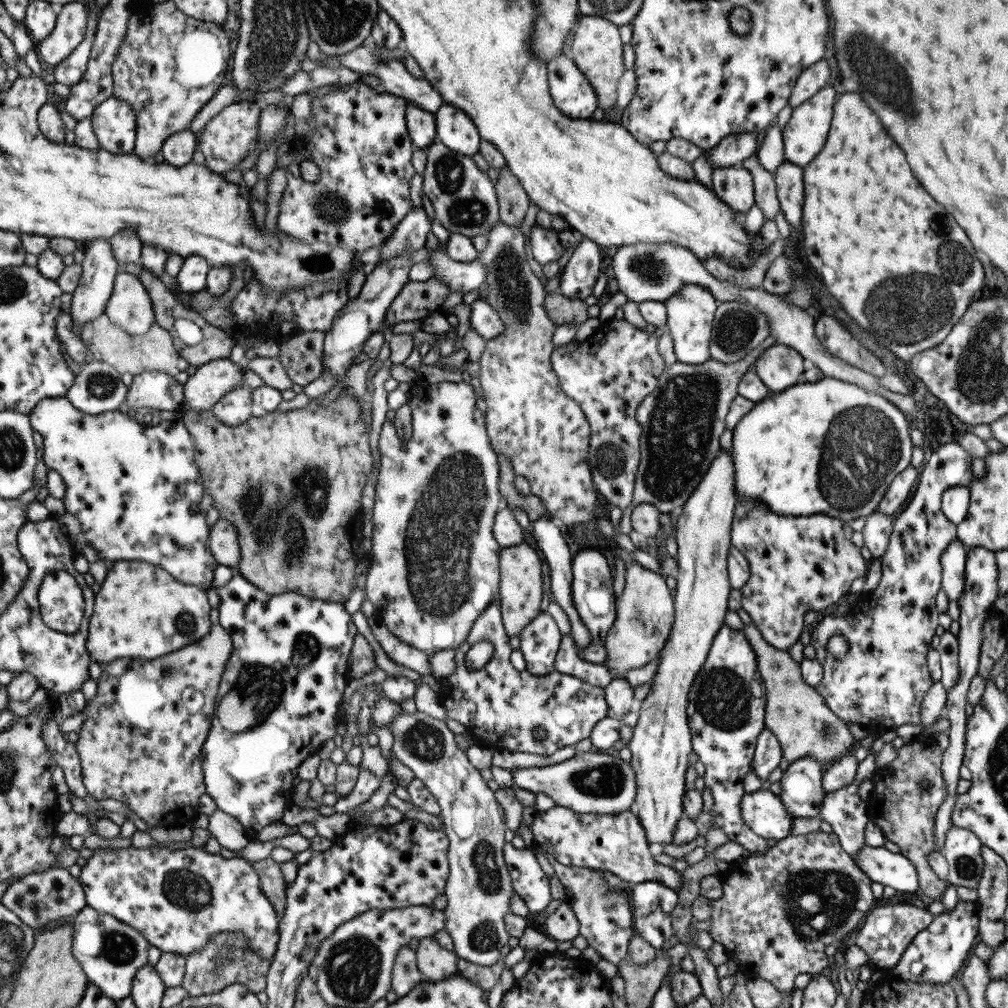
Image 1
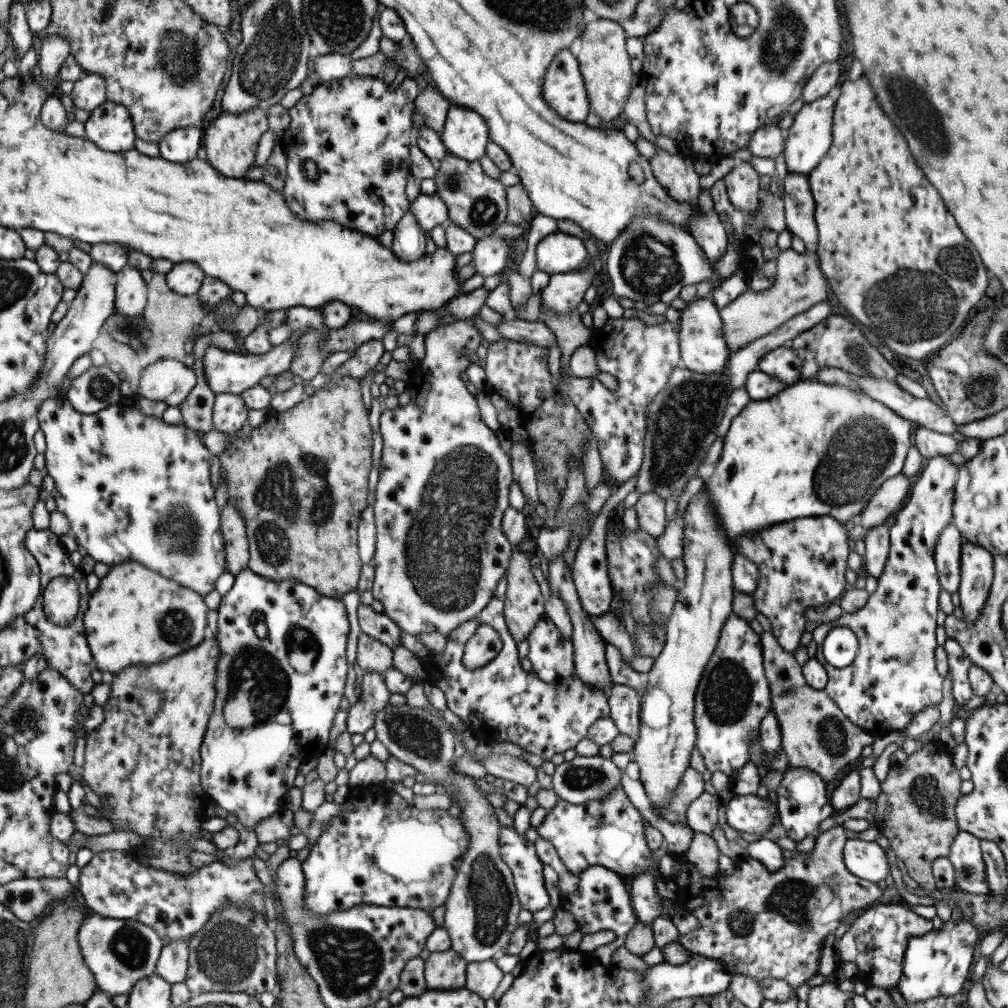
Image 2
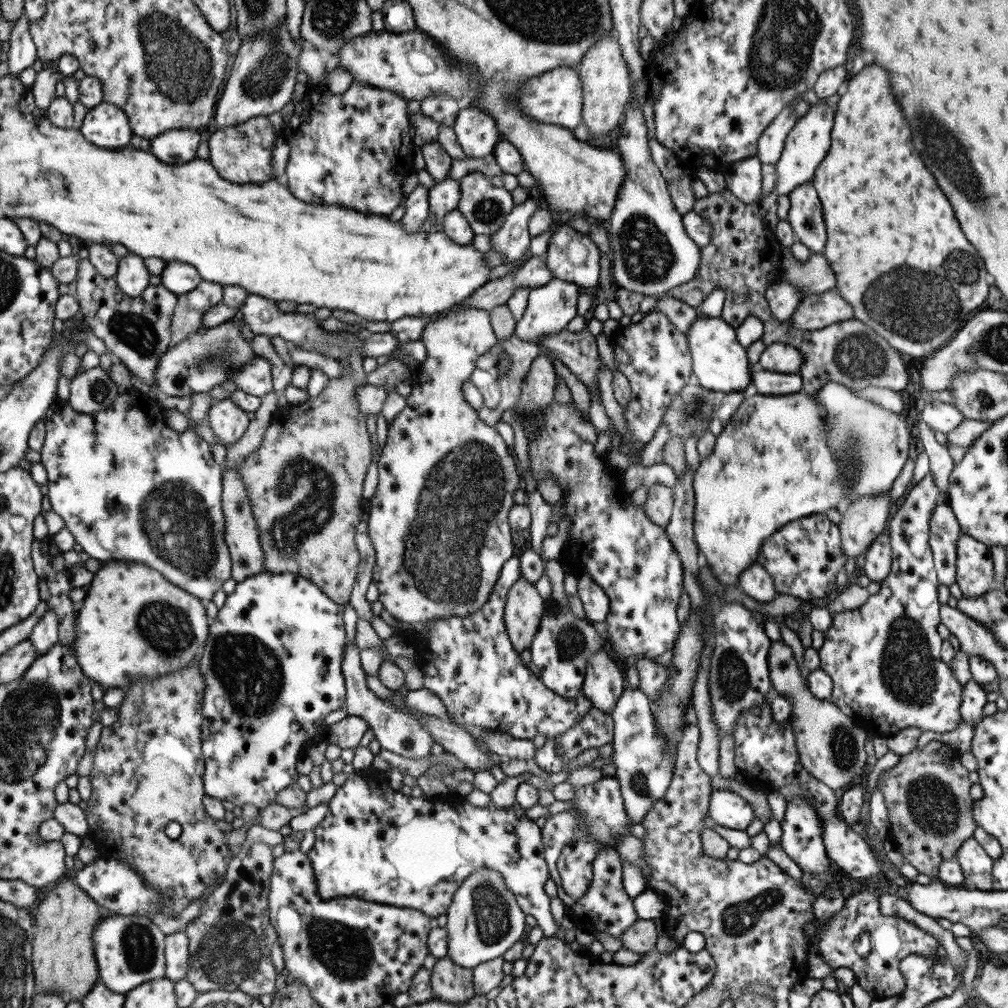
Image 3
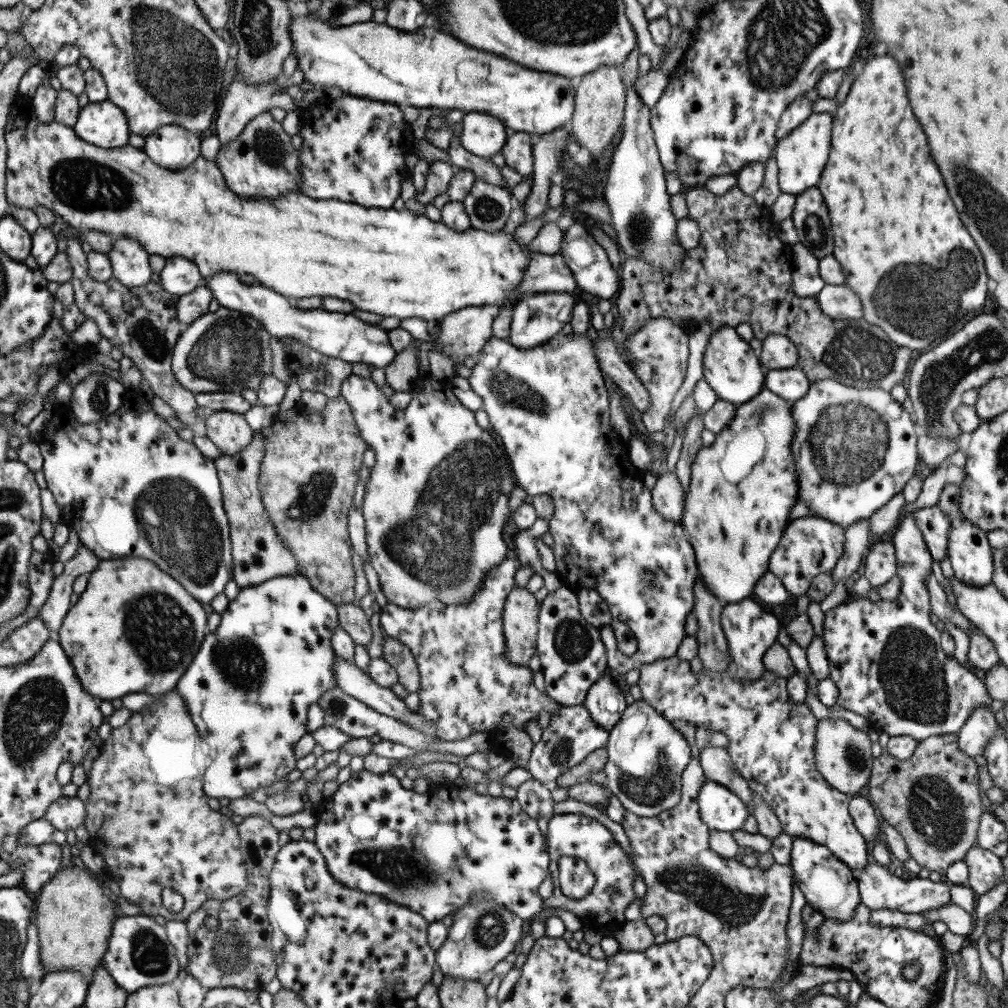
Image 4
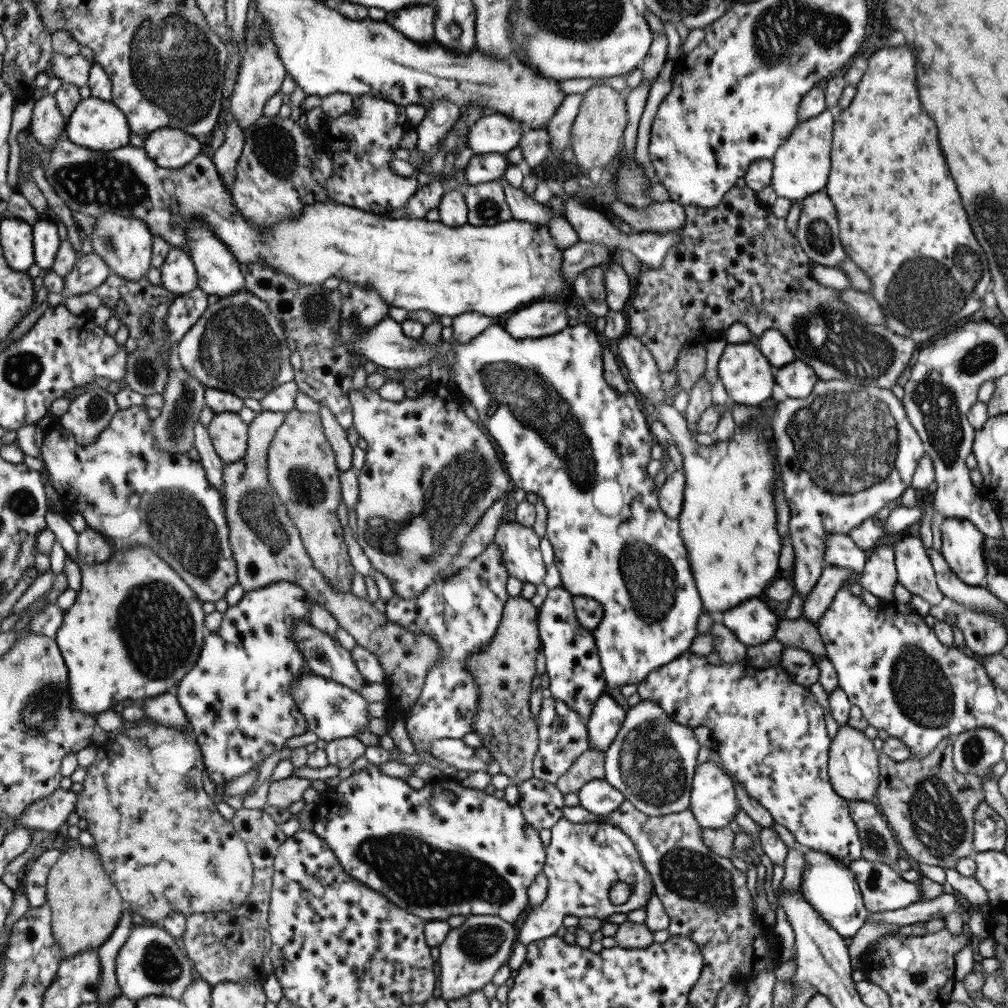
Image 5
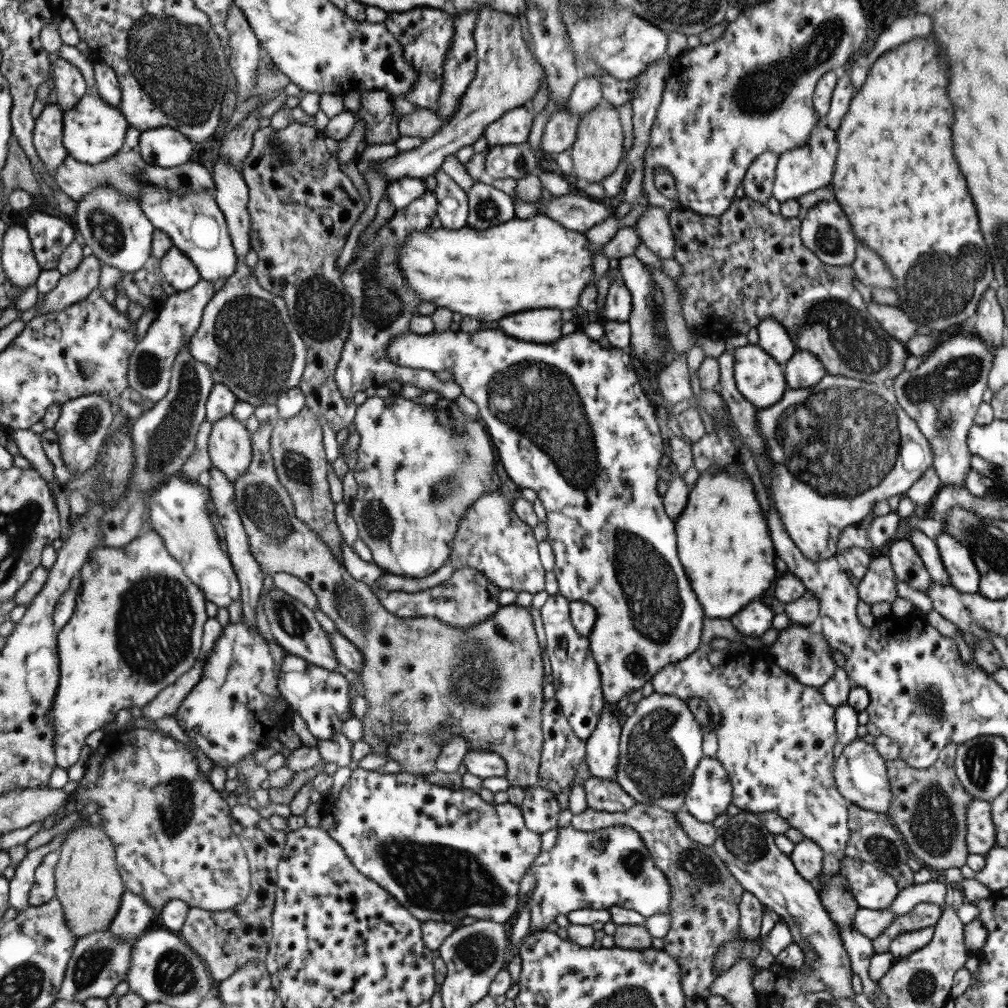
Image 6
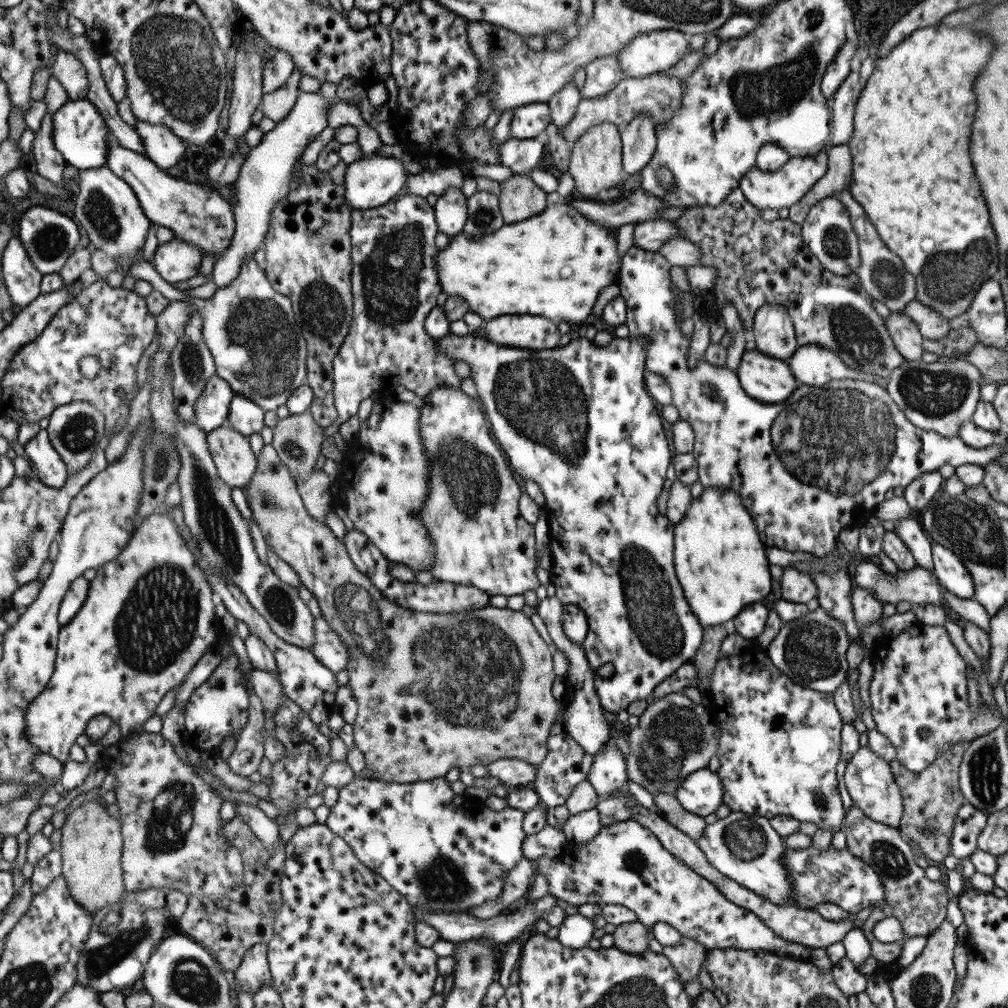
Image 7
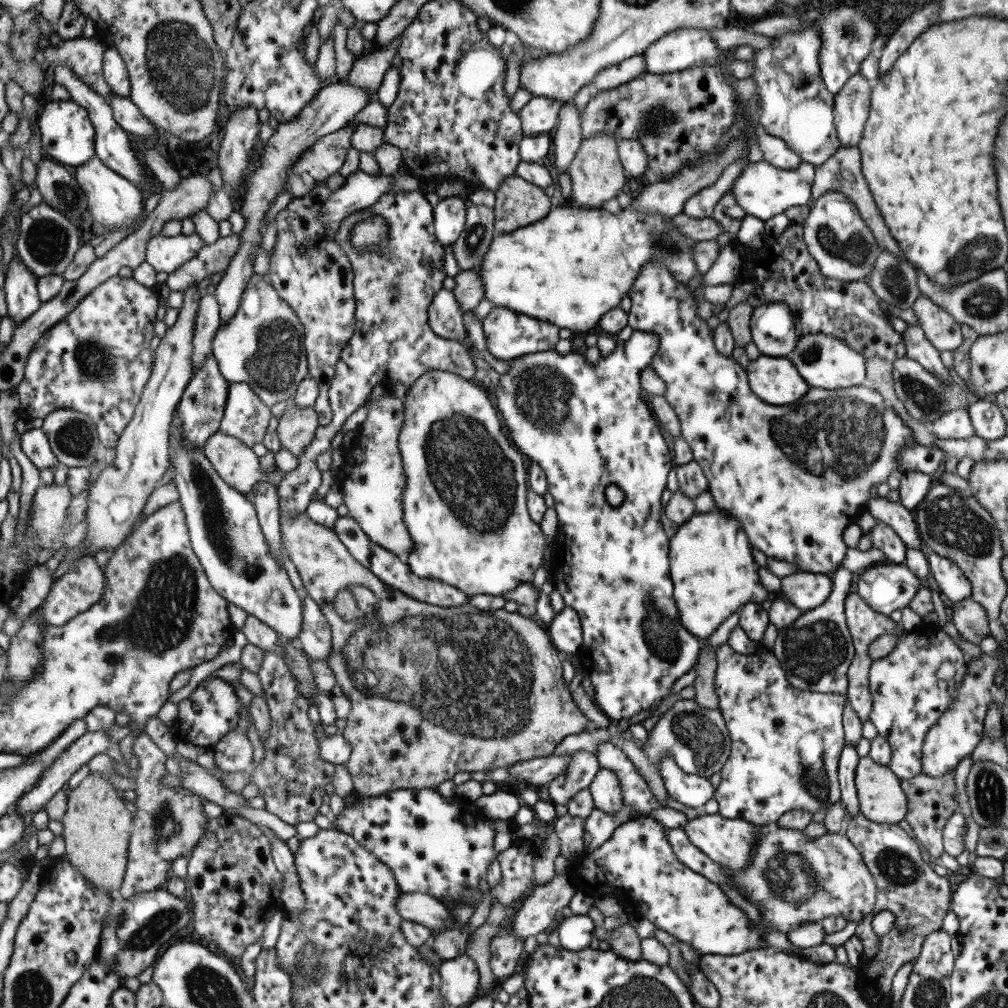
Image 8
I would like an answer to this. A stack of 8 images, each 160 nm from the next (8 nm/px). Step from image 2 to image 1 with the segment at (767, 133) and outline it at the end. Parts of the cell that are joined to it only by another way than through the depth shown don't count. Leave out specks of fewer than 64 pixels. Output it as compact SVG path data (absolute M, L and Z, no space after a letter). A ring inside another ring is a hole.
M739 133L723 137L713 148L703 151L703 156L713 168L739 165L754 154L760 136L757 133Z

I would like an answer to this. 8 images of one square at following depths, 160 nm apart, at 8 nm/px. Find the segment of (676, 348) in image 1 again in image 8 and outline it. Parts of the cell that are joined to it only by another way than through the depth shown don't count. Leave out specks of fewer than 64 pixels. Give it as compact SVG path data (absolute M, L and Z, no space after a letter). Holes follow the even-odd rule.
M759 355L744 368L751 392L771 406L787 406L803 398L809 386L786 357Z

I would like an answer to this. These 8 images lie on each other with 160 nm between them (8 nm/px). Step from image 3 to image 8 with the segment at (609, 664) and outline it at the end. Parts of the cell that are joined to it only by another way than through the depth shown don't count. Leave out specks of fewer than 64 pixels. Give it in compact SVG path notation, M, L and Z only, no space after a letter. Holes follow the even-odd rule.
M599 767L588 784L588 789L595 809L613 814L621 808L623 802L620 780L612 770Z

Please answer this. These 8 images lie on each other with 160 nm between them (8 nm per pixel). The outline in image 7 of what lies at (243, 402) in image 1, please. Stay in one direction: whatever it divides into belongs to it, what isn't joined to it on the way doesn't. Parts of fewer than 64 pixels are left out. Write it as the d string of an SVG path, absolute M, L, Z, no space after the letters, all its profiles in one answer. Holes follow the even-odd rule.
M226 424L207 434L208 451L215 461L216 473L230 487L242 489L255 472L255 456L245 435Z

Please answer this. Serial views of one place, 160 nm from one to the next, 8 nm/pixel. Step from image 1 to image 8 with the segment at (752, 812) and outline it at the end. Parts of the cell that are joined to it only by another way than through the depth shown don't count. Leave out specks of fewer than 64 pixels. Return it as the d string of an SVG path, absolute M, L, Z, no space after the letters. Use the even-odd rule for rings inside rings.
M666 754L657 766L668 797L685 806L701 809L711 800L714 789L708 778L685 774Z

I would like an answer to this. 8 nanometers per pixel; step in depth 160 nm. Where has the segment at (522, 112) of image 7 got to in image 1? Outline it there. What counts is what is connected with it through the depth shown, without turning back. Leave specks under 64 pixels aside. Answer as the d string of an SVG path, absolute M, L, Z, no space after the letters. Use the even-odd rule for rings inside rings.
M442 103L435 111L436 140L449 150L471 157L478 152L481 138L470 118L459 109Z

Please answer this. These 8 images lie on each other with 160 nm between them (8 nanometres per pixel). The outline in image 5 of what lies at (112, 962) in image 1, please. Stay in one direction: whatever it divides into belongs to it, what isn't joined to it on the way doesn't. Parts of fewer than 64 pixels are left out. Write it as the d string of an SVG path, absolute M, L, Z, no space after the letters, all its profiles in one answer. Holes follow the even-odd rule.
M160 923L156 926L137 925L133 928L133 932L129 935L127 942L119 950L119 956L116 960L116 975L123 995L135 1002L149 996L165 996L183 1001L183 994L189 990L189 986L198 977L194 962L188 957L181 941L169 934Z

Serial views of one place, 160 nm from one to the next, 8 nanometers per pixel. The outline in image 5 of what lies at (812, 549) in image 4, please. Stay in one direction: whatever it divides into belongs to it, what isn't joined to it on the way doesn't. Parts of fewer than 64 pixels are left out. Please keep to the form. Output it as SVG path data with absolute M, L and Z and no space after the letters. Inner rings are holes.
M828 534L824 538L822 562L825 566L836 566L861 572L868 552L861 550L846 534Z

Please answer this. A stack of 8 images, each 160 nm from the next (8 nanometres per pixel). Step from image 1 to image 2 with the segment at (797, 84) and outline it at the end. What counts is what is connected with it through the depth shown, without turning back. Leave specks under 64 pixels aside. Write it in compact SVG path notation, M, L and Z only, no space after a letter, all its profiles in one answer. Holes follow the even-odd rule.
M837 61L820 64L803 83L800 98L804 103L827 95L827 92L837 84L841 70Z

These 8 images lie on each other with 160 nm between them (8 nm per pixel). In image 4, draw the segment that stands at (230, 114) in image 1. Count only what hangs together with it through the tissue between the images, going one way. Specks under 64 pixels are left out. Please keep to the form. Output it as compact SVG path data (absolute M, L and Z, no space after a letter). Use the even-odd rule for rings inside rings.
M261 113L258 114L257 117L253 118L252 121L249 121L247 125L244 126L243 132L239 134L239 136L235 137L232 141L226 142L226 143L220 143L218 152L216 154L216 157L214 158L214 161L219 164L219 169L222 175L222 178L224 179L225 184L229 186L231 190L237 195L239 195L241 198L247 197L250 199L276 199L277 197L280 197L282 194L293 192L298 192L298 184L301 184L301 175L299 175L298 172L298 150L293 149L291 147L291 142L289 141L291 136L287 135L283 128L281 127L280 122L276 122L273 120L271 115L269 113Z

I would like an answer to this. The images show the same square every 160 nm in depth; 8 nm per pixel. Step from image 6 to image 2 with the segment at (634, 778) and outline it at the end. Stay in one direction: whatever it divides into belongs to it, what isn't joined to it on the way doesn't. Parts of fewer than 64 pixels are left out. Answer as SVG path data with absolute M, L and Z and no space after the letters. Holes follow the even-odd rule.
M622 684L611 685L606 695L608 717L621 734L637 738L639 726L640 696L637 691Z

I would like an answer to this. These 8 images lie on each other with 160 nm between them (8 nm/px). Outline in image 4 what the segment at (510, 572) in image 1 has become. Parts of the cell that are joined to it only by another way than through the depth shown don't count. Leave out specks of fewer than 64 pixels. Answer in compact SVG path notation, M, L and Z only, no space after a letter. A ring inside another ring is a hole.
M513 587L502 608L505 656L514 665L527 666L535 654L539 602L525 587Z

